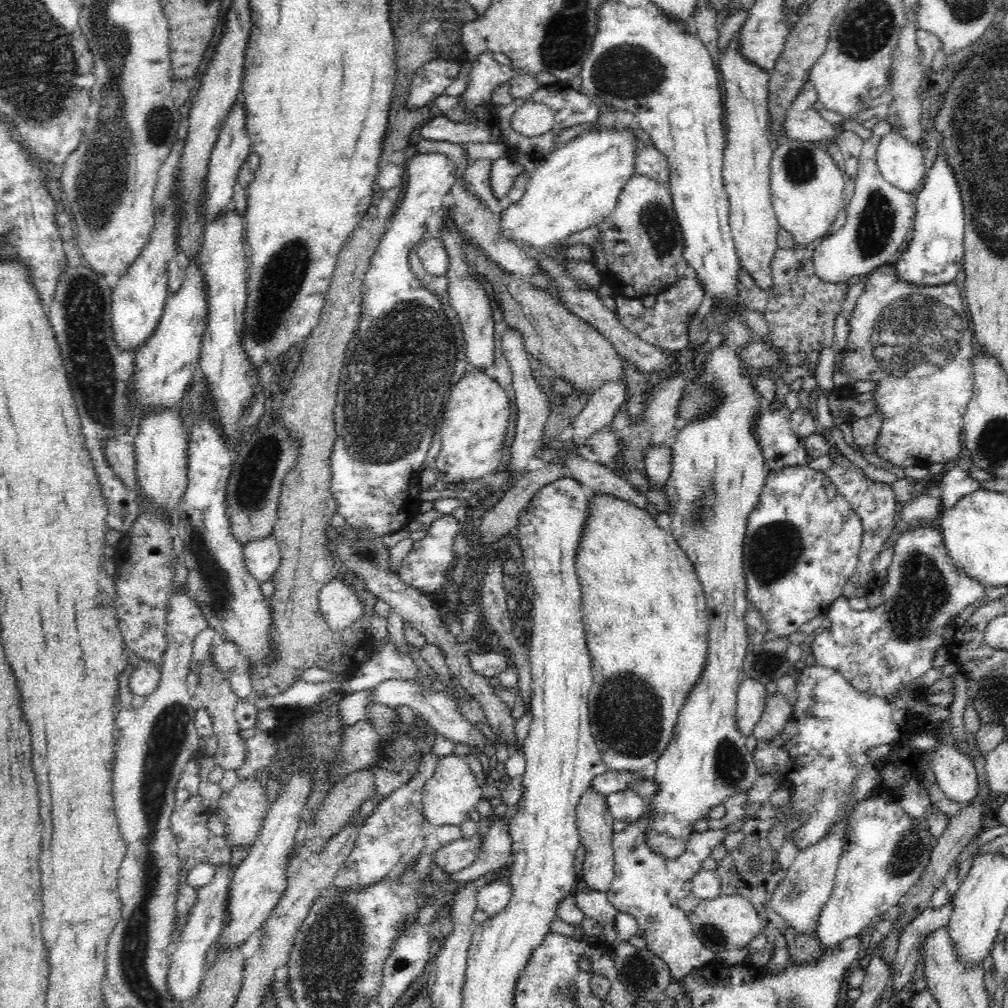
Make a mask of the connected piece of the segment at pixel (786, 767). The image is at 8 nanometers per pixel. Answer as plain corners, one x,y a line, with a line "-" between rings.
814,664
804,667
795,679
798,698
790,720
774,739
767,741
758,739
753,757
759,777
764,774
776,774
779,788
788,787
792,791
790,798
792,804
789,806
804,816
804,820
799,828
791,832
791,838
798,851
804,851
808,846
822,841
822,838
830,833
832,825
847,810
847,801
853,792
853,783
868,762
866,752
880,744
894,743
899,739
902,728
892,721
894,706
891,703
885,698
852,688
836,669

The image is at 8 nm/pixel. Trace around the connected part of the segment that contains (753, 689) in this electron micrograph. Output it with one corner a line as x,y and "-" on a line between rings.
745,677
737,692
736,724
744,737
753,734
768,694
760,681

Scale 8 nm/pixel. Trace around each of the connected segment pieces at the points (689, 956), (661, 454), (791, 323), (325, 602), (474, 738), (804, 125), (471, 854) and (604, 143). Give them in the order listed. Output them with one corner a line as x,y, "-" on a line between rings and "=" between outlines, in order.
646,818
630,823
612,838
615,873
610,890
606,894
608,900
620,913
636,918
638,927
645,932
643,938
646,939
647,946
666,963
672,975
672,982
676,982
680,987
681,980
692,972
692,969
704,966
715,958
716,953
706,948
695,936
692,924
687,914
678,908
678,902
692,893
691,880
696,872
702,869
702,861
710,857
712,850
721,845
730,833
741,830
744,824
745,822
740,820
721,829
694,832
687,839
685,852
670,861
652,852
646,845
650,826
=
656,444
644,452
645,475
652,490
663,488
669,479
672,464
672,449
670,445
=
819,241
812,242
808,246
792,246
790,248
778,248
774,252
771,262
772,288
766,291
768,305
763,312
769,327
769,346
780,348
784,354
796,353
820,353
831,346
835,336
835,319
842,311
849,286
845,282
826,282
817,274
813,263
813,254
=
342,579
325,584
318,596
320,615
334,631
342,631
354,624
364,612
364,604
352,587
=
392,679
380,682
378,686
371,689
368,700
382,706
409,706
433,728
434,734
441,734
456,744
467,744
473,749
476,746
479,748
489,746
486,735
476,727
476,724
468,721
460,713
452,697
449,697
446,692
435,692
431,686
424,687
421,680
=
808,81
802,86
798,97
792,100
790,108
786,110
786,118
783,122
786,139
816,142
835,138
843,131
840,124
822,119
820,113
812,106
816,101
816,88
=
478,832
471,838
460,838
433,854
433,862
444,872
452,873
464,870
474,861
482,850
482,839
=
633,126
629,128
611,128
599,127
596,130
588,130
582,132
572,140
567,141
562,146
554,148
547,156
539,158
535,165
535,169
532,171
529,181
525,186
523,195
515,202
510,203
508,208
502,211
501,217
499,218
499,235
506,240
512,241
514,244
520,246
531,246
532,248
544,248
552,250
554,246
563,242
570,235
576,234
590,228
595,224
598,224
601,220
604,220
617,205
620,193
624,188
624,185
628,182
628,179
635,174
635,158
636,158
636,141
641,137
637,137
634,132

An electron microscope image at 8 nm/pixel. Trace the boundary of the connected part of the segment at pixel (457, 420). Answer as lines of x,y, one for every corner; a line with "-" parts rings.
468,368
444,404
440,417
442,444
436,457
436,474
444,483
489,479
500,464
506,428
509,424
510,399
500,384
486,376
485,370

